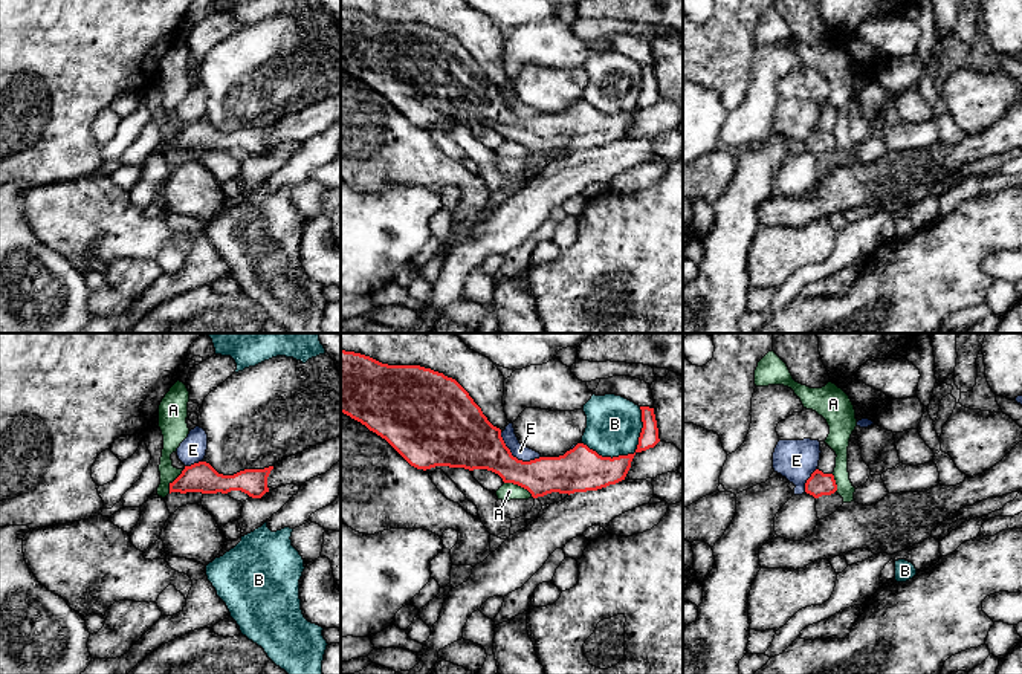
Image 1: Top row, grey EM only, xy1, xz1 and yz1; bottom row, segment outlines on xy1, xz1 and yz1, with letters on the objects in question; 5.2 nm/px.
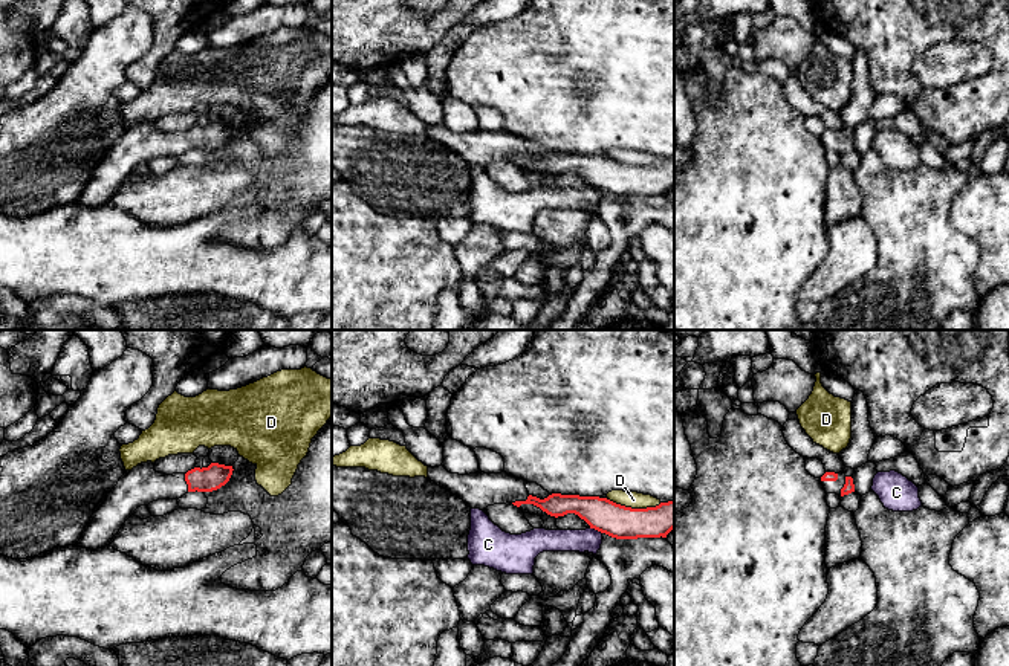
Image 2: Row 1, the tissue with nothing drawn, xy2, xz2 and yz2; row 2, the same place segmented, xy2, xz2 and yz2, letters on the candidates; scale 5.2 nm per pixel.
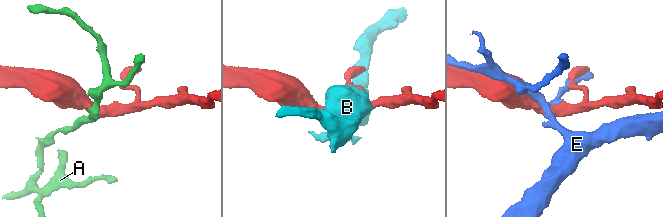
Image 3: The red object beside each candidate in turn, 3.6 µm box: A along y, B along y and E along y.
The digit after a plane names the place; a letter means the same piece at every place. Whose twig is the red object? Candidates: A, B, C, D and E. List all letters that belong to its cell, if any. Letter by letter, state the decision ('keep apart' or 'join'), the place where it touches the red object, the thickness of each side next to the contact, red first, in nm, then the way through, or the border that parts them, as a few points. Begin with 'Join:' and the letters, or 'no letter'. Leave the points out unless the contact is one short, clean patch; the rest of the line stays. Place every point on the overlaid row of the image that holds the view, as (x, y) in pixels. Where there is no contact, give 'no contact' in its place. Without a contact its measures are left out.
Join: no letter
A: keep apart | xz1 (520, 485) | 200/90 nm | along xz1 (504, 482), (523, 486), (533, 497)
B: keep apart | xz1 (630, 454) | 220/280 nm
C: keep apart | xz2 (596, 529) | 180/120 nm | along xz2 (590, 527), (601, 533)
D: keep apart | xz2 (635, 509) | 180/90 nm
E: keep apart | xz1 (515, 457) | 280/80 nm

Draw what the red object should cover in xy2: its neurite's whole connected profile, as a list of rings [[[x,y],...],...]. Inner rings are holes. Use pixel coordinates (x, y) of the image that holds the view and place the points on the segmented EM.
[[[151,461],[141,463],[99,501],[76,545],[89,550],[110,545],[138,507],[157,500],[179,500],[188,492],[217,490],[229,481],[232,470],[232,466],[211,463],[187,474],[165,475],[156,472]]]

